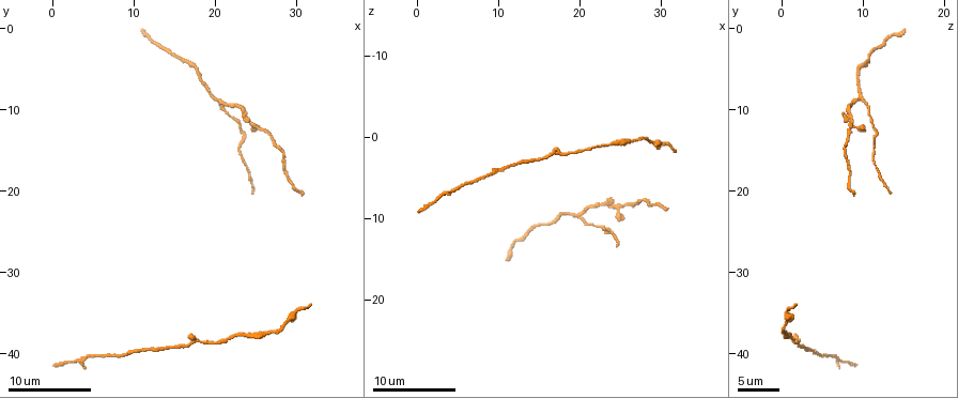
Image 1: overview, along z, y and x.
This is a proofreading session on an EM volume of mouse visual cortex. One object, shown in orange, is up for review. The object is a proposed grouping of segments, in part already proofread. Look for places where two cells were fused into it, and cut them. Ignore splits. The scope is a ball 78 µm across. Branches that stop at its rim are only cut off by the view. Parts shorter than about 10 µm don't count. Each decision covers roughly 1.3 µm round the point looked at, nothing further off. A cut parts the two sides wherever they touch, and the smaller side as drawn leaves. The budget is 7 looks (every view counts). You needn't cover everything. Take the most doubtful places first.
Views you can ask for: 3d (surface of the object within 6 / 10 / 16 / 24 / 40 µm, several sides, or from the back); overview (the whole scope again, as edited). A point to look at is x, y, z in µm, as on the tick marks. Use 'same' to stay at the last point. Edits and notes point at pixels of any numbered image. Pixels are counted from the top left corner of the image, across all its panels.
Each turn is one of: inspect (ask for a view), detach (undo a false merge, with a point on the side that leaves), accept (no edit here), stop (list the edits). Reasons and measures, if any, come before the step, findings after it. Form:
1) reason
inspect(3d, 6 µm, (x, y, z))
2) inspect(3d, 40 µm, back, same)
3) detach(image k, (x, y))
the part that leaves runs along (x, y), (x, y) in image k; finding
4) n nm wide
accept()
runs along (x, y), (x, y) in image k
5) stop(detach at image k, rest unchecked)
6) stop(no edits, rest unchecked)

three arms meet
inspect(3d, 16 µm, (24.6, 12.2, 8.2))

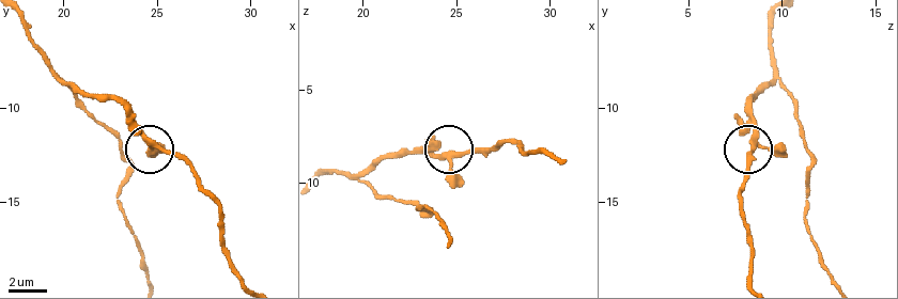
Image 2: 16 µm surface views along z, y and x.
3 arms
accept()
continuous, no second cell

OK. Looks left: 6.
arms part here
inspect(3d, 16 µm, (19.6, 8.2, 9.8))

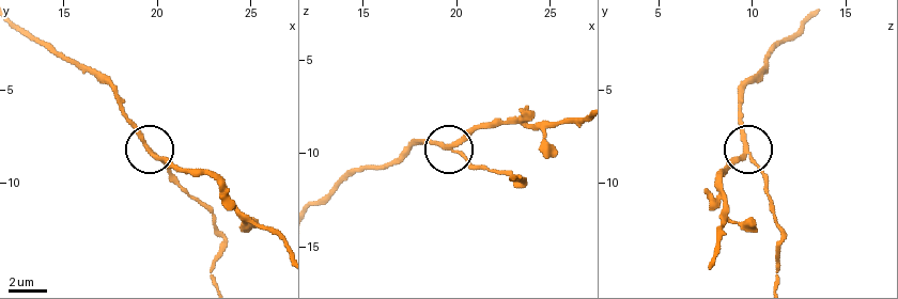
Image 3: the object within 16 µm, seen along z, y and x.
190 nm wide
accept()
one cell here

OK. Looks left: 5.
calibre changes
inspect(3d, 10 µm, (10.6, 39.4, 4.0))

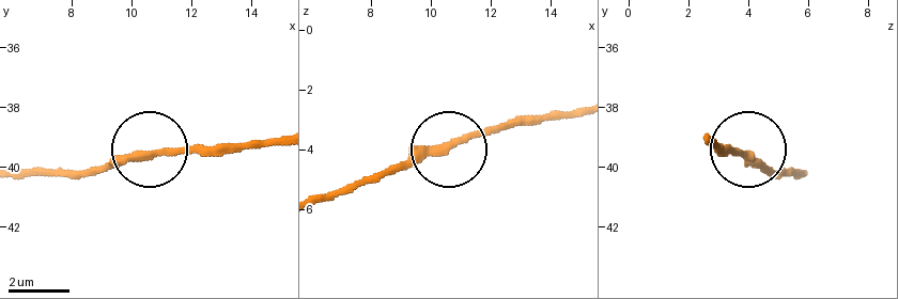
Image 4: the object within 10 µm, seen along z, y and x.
inspect(3d, 6 µm, (10.7, 39.6, 3.8))

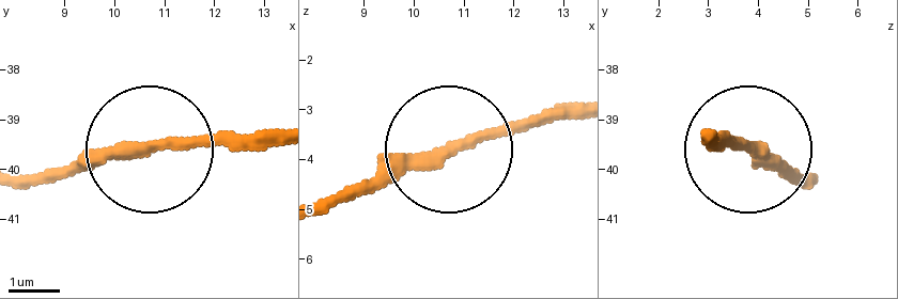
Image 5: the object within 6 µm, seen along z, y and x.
accept()
runs along (279, 134), (177, 134), (24, 172) in image 5; continuous, no second cell

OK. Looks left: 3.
calibre changes
inspect(3d, 10 µm, (21.8, 38.0, 1.2))

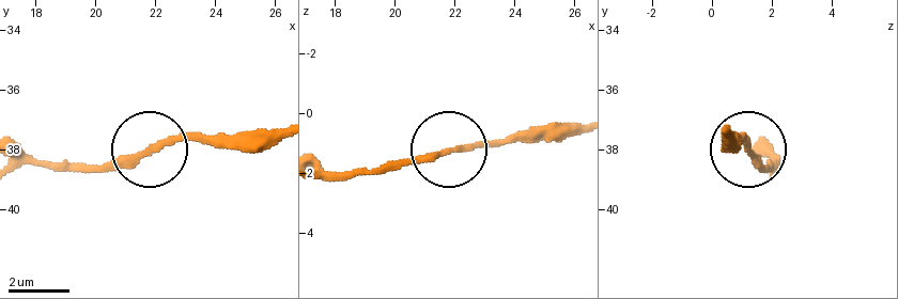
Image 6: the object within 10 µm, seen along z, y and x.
from behind
inspect(3d, 10 µm, back, (21.5, 38.2, 1.4))

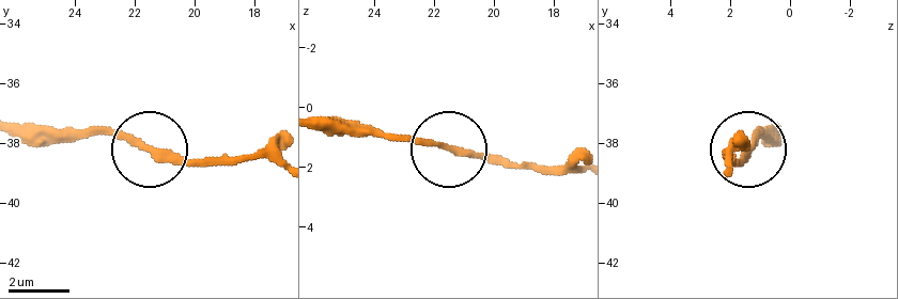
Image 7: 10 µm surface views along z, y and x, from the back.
accept()
runs along (19, 121), (103, 128), (187, 159), (246, 159) in image 7; all the same cell

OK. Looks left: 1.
stop(no edits, rest unchecked)

